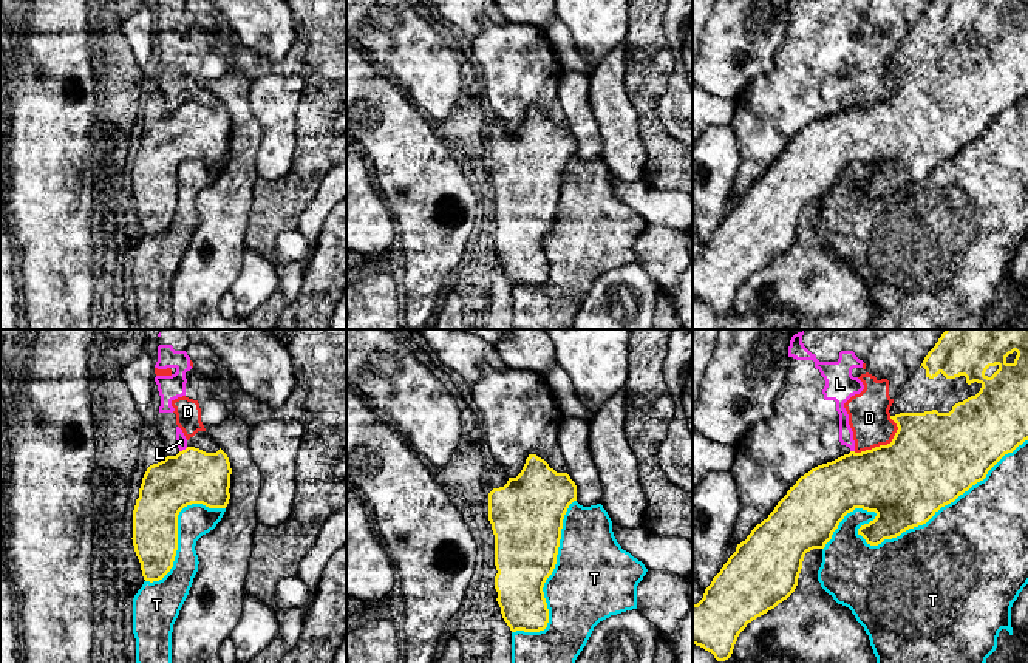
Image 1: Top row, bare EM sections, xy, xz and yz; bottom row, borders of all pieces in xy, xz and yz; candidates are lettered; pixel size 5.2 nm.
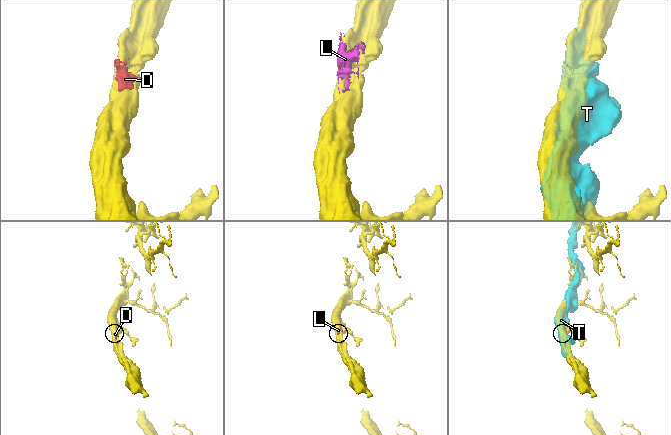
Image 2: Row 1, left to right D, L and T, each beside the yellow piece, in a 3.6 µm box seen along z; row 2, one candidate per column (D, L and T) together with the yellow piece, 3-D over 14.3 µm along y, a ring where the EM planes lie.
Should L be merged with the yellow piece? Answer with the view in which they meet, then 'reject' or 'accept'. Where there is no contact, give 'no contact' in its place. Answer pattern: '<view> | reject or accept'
xy | reject

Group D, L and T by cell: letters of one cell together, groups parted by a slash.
D L / T

